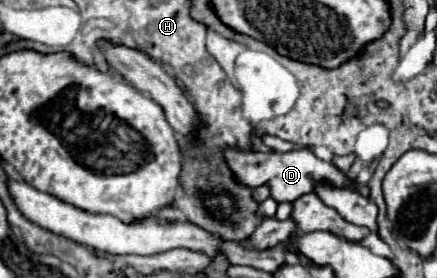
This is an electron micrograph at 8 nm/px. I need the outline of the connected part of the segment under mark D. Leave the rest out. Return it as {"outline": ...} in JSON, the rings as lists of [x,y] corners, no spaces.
{"outline":[[[227,150],[227,162],[235,174],[235,178],[247,186],[261,186],[269,184],[271,186],[271,198],[277,202],[295,202],[303,194],[315,192],[317,186],[321,184],[331,184],[335,188],[353,188],[361,196],[369,196],[369,186],[361,186],[355,180],[349,180],[345,172],[341,172],[333,162],[317,158],[311,150],[293,150],[287,154],[263,154],[263,152],[247,152],[247,154],[235,154],[235,150]]]}

